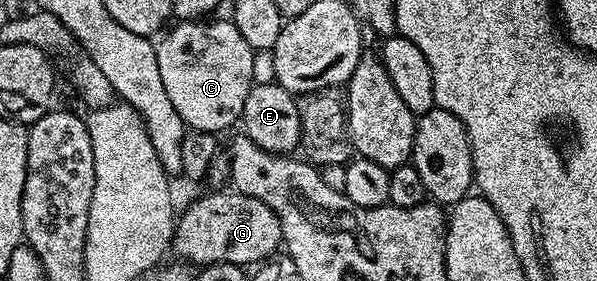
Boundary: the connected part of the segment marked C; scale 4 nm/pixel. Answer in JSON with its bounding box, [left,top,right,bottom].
[156,19,255,135]

